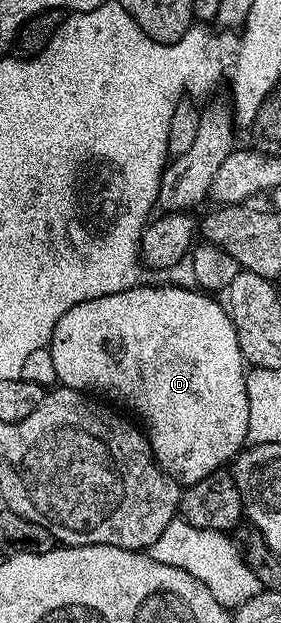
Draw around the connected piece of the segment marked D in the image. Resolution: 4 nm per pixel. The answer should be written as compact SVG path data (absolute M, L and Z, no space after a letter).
M137 283L132 289L116 289L113 295L105 295L97 299L89 299L85 303L77 303L59 321L54 322L51 331L50 351L53 355L53 368L57 370L57 382L60 386L86 391L91 395L99 393L112 393L120 397L127 405L132 405L139 412L138 420L145 430L145 436L151 443L151 450L155 461L168 475L180 486L190 487L201 479L211 477L214 473L224 468L223 464L234 462L241 450L248 444L247 432L249 431L249 399L246 397L245 362L243 352L239 346L239 336L235 325L231 321L231 314L222 304L214 301L214 296L200 291L195 287L184 287L179 283L166 283L158 289L155 285Z

